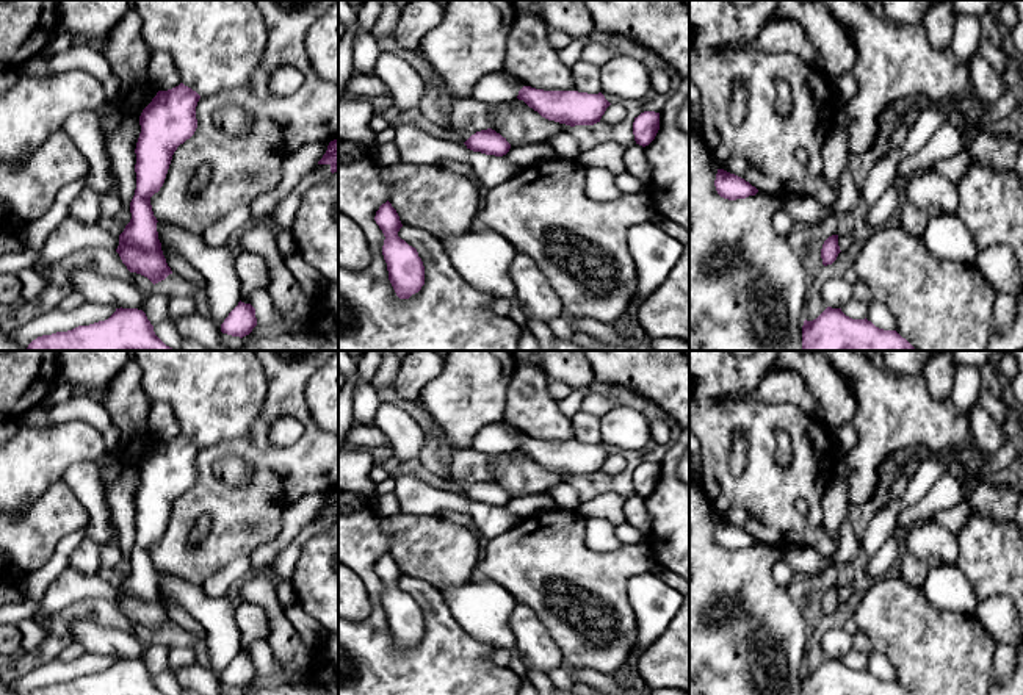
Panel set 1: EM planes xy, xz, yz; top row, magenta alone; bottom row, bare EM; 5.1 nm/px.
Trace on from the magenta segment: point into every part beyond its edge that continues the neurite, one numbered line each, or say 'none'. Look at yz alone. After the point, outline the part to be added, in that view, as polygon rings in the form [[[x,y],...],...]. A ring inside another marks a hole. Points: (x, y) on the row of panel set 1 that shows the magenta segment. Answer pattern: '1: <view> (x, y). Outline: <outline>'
none

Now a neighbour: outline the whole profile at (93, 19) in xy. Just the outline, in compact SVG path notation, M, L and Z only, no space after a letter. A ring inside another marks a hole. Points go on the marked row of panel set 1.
M61 0L58 25L72 34L85 36L102 49L111 28L130 9L127 0Z

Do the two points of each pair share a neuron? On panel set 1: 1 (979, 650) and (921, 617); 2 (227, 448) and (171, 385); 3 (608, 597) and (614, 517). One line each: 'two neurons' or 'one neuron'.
1: one neuron
2: two neurons
3: two neurons

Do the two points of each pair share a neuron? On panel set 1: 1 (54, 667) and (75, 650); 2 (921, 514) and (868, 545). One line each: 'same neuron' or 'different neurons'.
1: different neurons
2: different neurons

